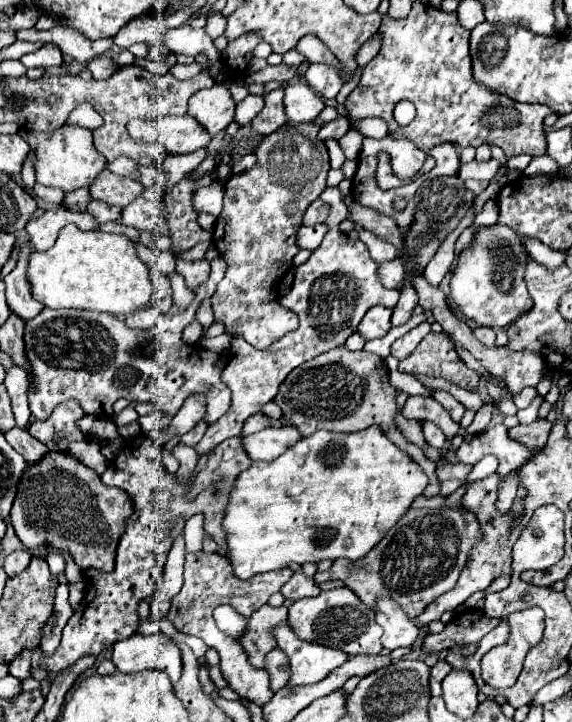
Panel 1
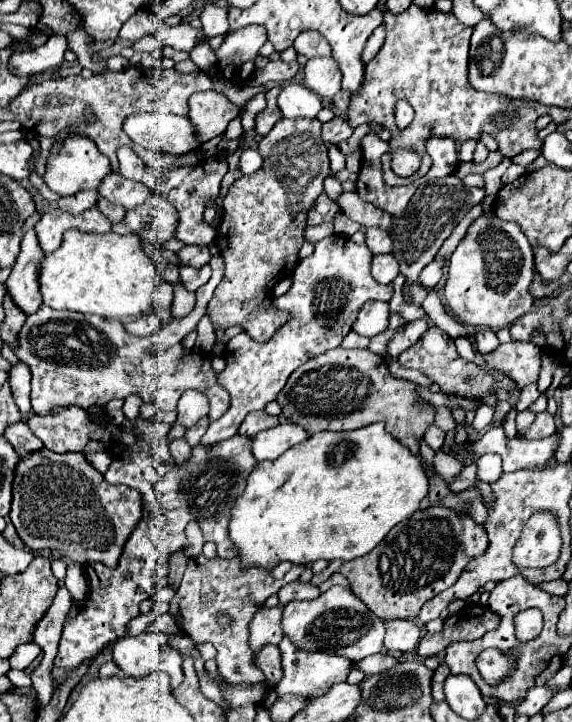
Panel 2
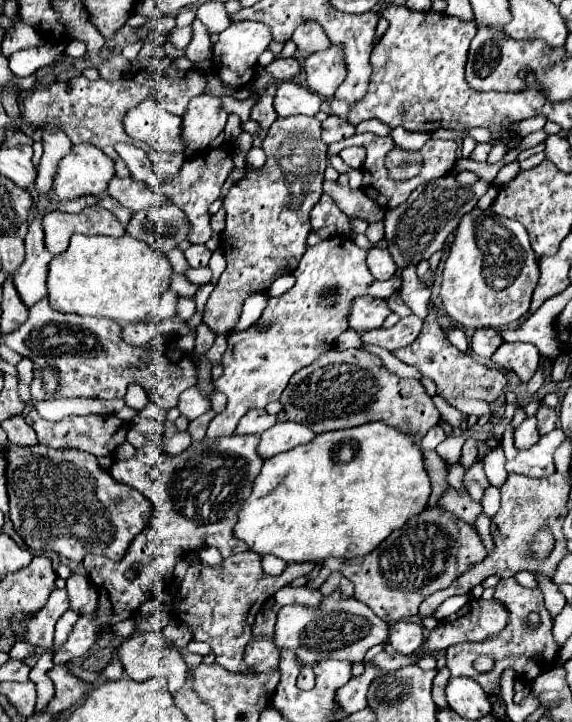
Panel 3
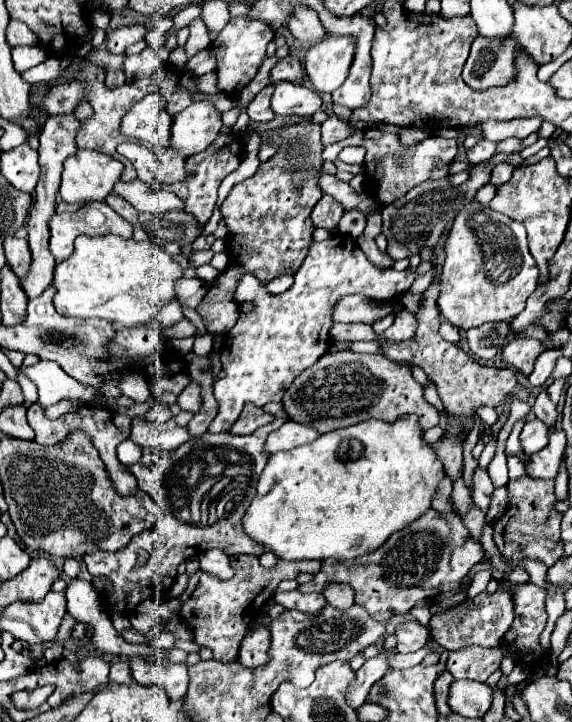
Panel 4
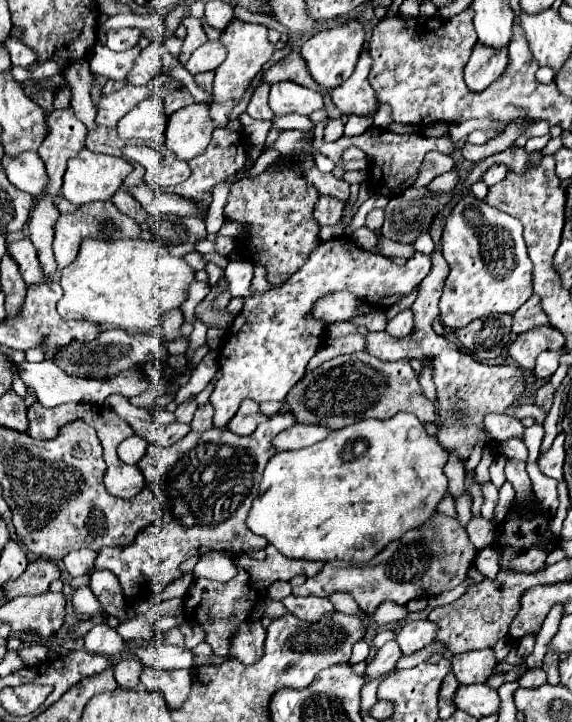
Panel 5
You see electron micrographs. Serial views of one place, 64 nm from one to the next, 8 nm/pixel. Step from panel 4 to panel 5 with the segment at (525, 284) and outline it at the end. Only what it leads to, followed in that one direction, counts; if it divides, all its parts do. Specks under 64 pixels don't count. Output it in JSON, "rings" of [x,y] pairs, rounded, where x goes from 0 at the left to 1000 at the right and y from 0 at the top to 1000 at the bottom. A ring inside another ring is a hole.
{"rings":[[[825,269],[804,277],[790,288],[790,296],[780,302],[773,327],[773,352],[787,368],[787,380],[776,391],[776,407],[769,413],[769,440],[776,452],[790,457],[811,454],[825,443],[857,435],[899,435],[930,410],[930,360],[923,360],[909,305],[853,285],[850,280],[836,277]]]}

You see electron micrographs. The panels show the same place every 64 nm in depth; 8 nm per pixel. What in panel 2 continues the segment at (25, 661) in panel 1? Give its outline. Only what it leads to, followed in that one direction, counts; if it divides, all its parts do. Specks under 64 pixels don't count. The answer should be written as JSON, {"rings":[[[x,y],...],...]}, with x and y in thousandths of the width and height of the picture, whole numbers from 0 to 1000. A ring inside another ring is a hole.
{"rings":[[[49,889],[49,892],[35,892],[28,898],[28,903],[17,909],[17,922],[24,928],[45,928],[59,911],[70,906],[70,898],[59,892],[59,889]]]}

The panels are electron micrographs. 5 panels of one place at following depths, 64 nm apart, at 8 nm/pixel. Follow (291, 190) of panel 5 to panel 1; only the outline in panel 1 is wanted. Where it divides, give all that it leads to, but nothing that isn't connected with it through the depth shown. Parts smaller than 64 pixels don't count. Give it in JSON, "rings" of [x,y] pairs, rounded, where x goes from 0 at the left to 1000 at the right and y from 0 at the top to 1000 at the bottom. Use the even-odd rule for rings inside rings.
{"rings":[[[549,172],[490,177],[465,188],[465,194],[448,205],[444,213],[451,224],[441,235],[406,241],[392,252],[392,288],[378,305],[371,335],[385,355],[395,360],[399,374],[385,388],[378,404],[371,407],[371,424],[374,440],[395,452],[395,460],[406,468],[427,468],[448,482],[469,482],[476,474],[521,454],[517,435],[500,429],[486,418],[486,396],[500,377],[510,371],[510,357],[521,349],[517,321],[528,313],[528,299],[535,288],[566,266],[577,227],[573,208],[556,191],[556,175]]]}

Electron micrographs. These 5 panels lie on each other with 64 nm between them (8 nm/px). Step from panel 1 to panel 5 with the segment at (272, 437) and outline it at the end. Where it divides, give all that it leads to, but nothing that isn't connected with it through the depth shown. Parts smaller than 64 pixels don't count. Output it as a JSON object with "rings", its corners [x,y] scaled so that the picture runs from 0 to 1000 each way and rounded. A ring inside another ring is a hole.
{"rings":[[[510,587],[497,598],[479,604],[483,623],[524,623],[545,618],[573,604],[573,593],[566,590],[535,590],[535,587]]]}

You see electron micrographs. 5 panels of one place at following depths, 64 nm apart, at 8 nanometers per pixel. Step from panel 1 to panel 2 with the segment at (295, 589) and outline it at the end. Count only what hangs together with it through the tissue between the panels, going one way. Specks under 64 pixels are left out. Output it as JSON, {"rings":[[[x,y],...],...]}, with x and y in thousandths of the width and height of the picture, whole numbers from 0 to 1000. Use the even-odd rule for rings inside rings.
{"rings":[[[514,803],[514,806],[500,809],[500,812],[493,812],[490,820],[486,820],[486,828],[490,828],[493,839],[510,834],[510,831],[545,831],[552,825],[559,825],[559,817],[549,809],[542,809],[542,806],[531,809],[524,803]]]}

